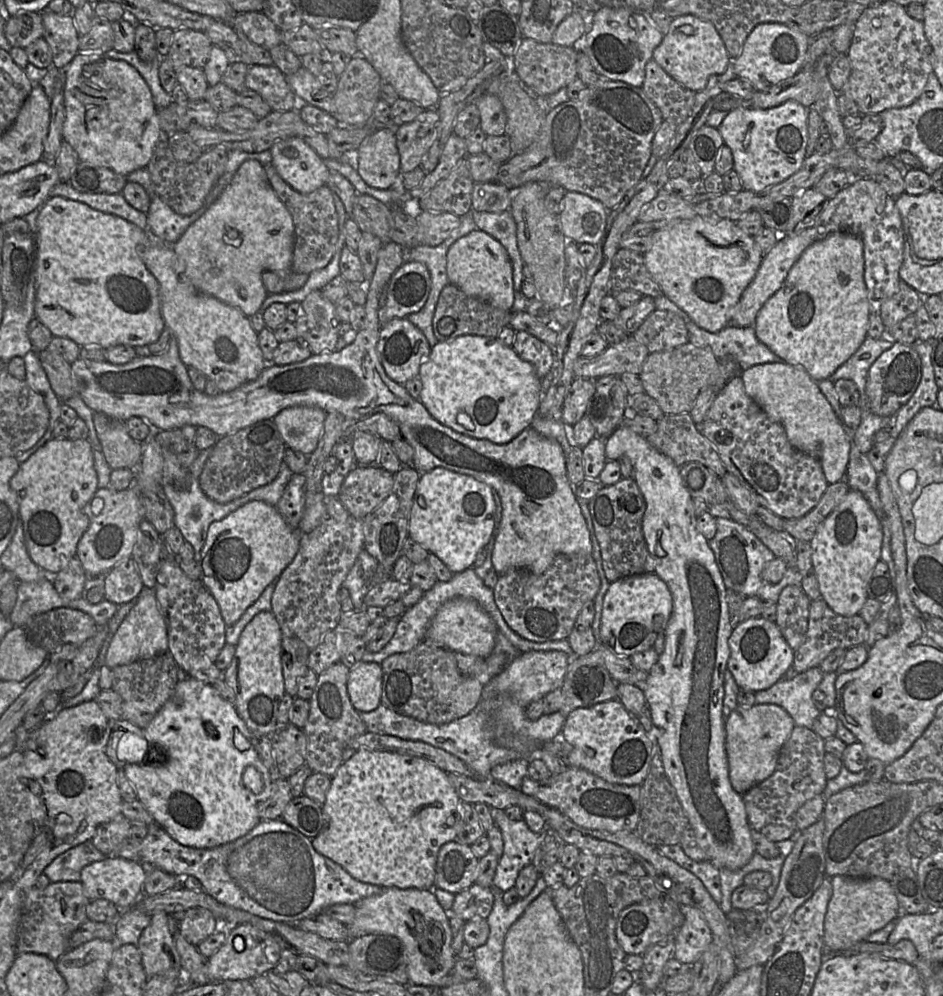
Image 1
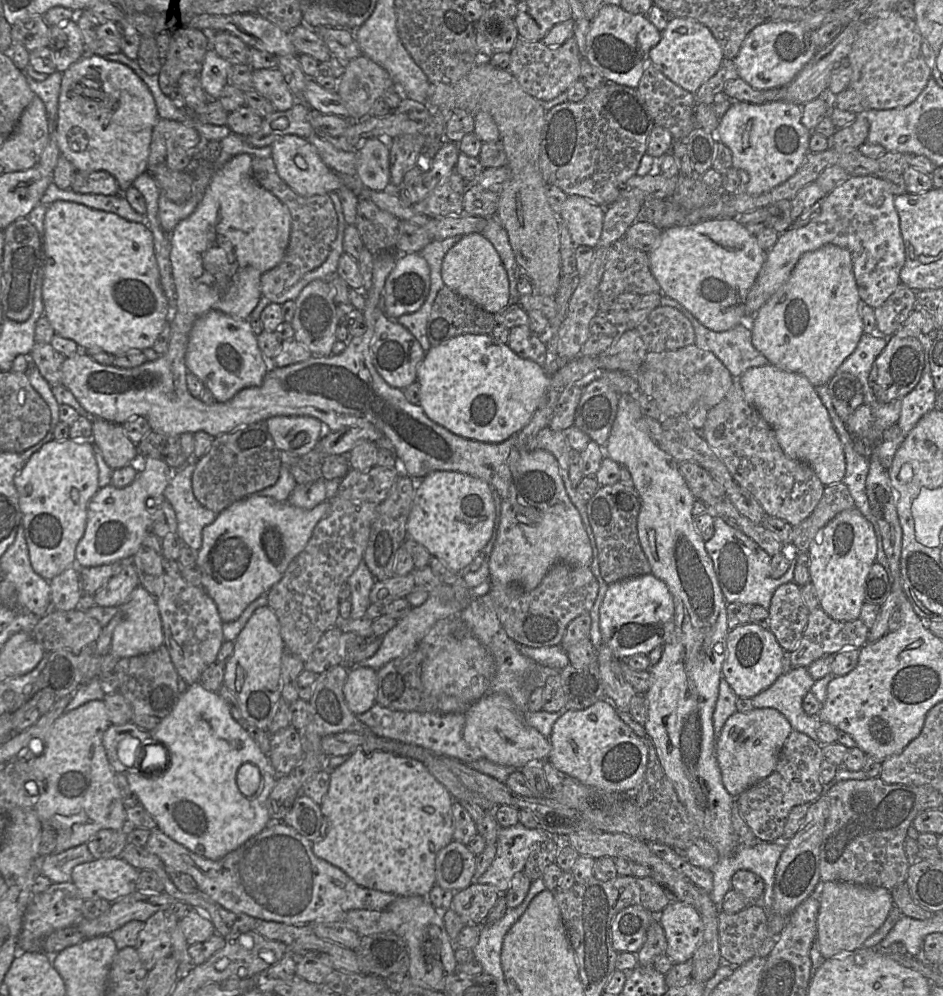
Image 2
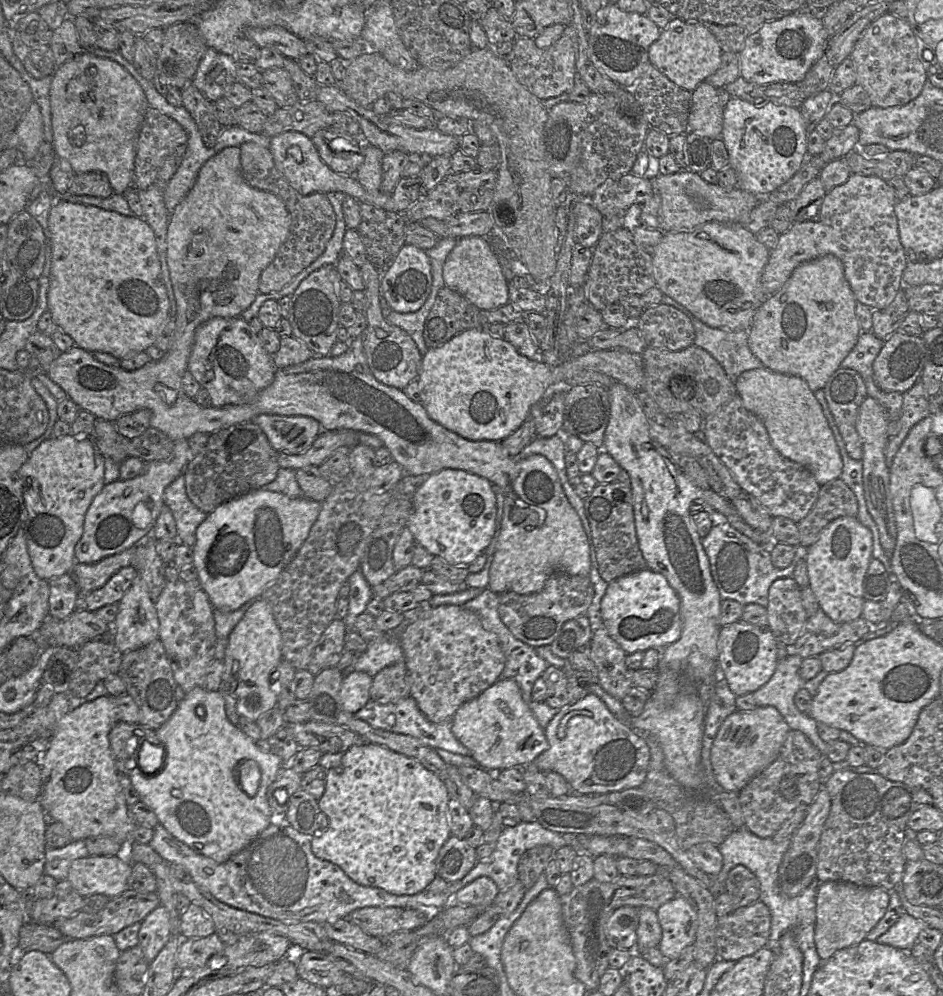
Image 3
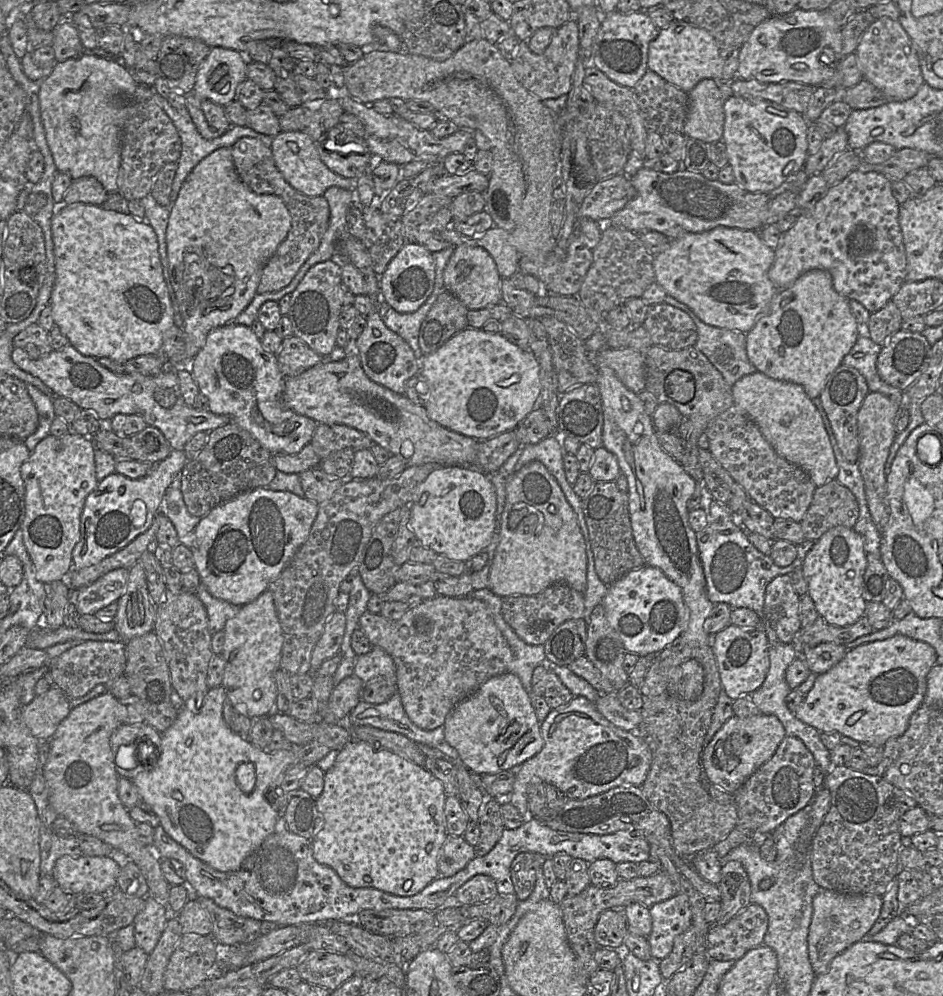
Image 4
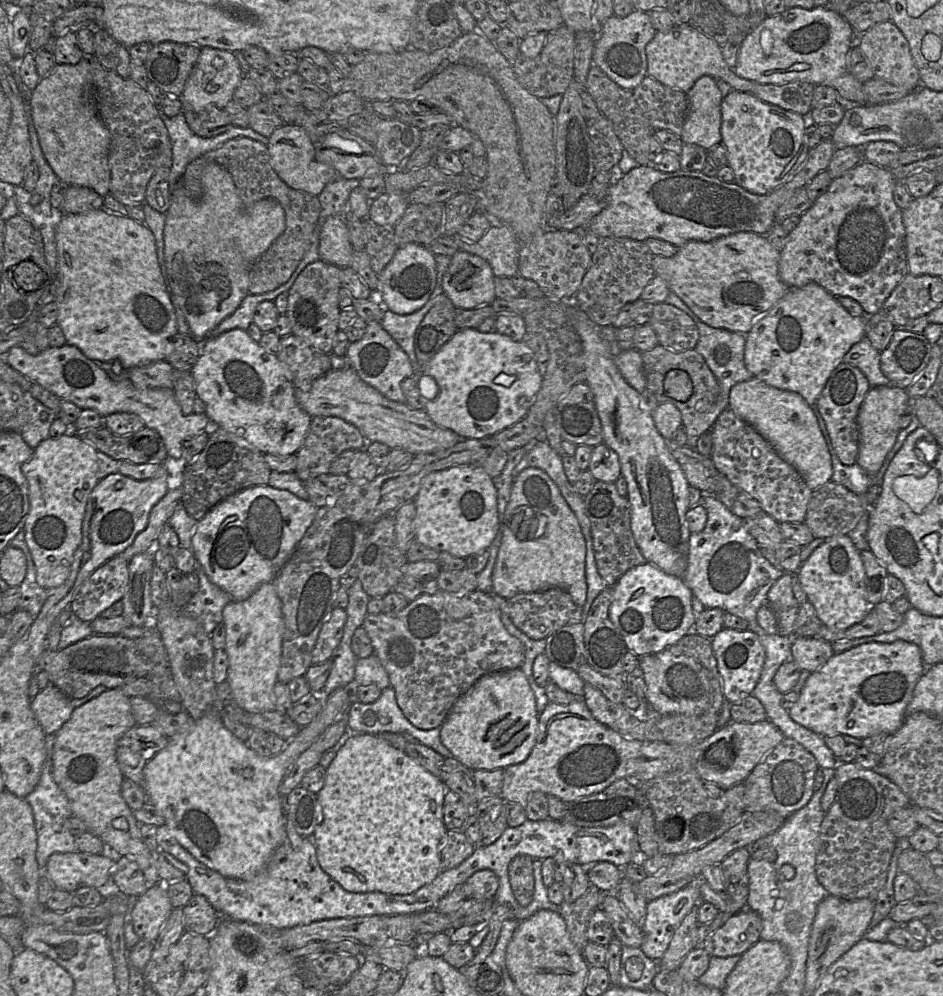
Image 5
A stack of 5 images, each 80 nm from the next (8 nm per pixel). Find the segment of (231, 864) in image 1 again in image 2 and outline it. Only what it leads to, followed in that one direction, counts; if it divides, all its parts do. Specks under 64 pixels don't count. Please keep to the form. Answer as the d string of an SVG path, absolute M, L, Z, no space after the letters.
M270 822L260 833L217 861L193 853L158 827L151 830L144 847L173 871L192 876L197 888L226 910L264 921L294 926L344 922L350 910L383 910L398 897L359 886L340 868L315 856L312 843L284 822Z

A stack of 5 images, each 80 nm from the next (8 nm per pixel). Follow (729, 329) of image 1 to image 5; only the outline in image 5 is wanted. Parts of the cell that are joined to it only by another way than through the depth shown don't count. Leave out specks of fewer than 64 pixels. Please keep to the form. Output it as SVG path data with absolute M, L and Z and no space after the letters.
M670 292L667 296L665 303L671 304L687 313L696 324L699 331L699 339L694 349L703 356L708 367L713 372L724 399L729 398L730 391L735 384L753 377L744 362L746 334L708 326L673 292Z

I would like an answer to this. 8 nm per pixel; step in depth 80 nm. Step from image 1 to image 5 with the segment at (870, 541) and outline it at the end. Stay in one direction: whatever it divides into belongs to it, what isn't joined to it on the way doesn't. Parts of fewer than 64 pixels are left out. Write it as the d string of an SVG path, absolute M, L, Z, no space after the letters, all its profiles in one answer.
M848 535L825 539L792 575L799 581L821 623L830 629L848 629L860 623L872 608L866 598L865 569L860 551Z

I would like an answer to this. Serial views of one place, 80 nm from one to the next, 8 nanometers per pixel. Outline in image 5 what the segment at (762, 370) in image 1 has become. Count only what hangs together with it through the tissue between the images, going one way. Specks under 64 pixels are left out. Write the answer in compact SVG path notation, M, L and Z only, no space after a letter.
M752 377L732 387L728 406L753 426L777 454L800 473L811 490L831 481L833 466L828 446L813 407L800 394L770 387Z

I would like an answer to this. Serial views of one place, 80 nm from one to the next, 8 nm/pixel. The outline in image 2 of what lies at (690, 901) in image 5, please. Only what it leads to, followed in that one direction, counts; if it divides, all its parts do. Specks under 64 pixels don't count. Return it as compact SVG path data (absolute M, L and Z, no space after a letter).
M671 901L658 915L667 940L665 955L675 963L691 960L703 939L703 922L689 904Z

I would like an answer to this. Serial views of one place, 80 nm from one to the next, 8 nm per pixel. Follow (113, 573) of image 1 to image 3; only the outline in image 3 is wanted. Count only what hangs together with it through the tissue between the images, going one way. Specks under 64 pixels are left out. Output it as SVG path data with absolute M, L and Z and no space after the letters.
M134 566L121 568L102 587L84 597L85 609L95 612L105 605L118 604L137 574Z

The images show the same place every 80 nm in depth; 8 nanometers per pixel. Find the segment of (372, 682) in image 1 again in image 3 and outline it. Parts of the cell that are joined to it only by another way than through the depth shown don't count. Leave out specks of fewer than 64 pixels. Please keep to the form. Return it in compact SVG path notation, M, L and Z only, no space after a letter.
M353 667L346 668L343 673L340 702L345 711L355 714L370 700L369 690L373 677L365 672L355 671Z

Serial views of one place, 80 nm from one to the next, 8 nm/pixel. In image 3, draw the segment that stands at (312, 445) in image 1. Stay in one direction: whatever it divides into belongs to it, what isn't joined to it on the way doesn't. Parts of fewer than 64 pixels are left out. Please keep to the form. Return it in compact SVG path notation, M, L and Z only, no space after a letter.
M261 414L254 421L277 452L297 455L305 452L323 433L321 424L312 417Z

